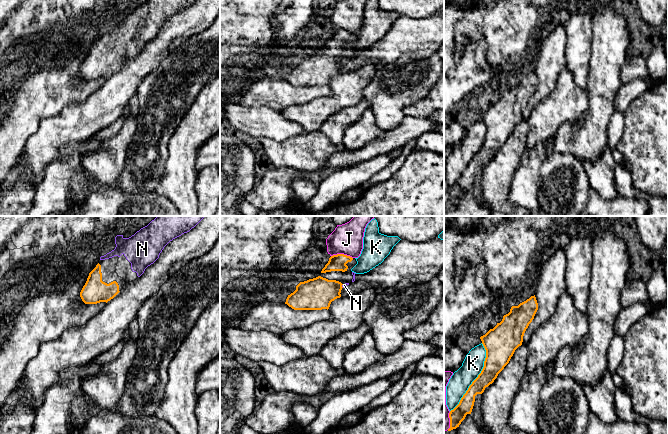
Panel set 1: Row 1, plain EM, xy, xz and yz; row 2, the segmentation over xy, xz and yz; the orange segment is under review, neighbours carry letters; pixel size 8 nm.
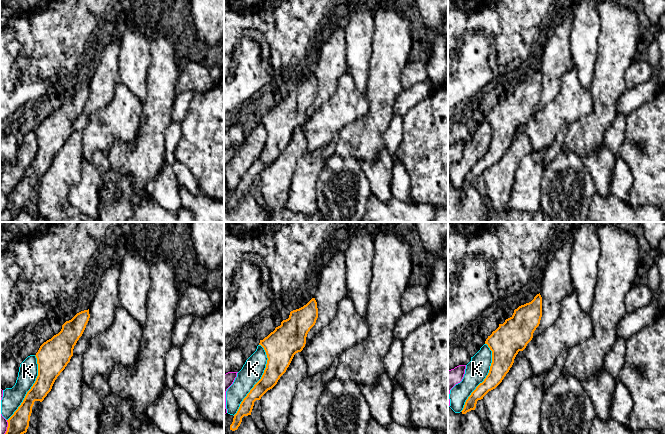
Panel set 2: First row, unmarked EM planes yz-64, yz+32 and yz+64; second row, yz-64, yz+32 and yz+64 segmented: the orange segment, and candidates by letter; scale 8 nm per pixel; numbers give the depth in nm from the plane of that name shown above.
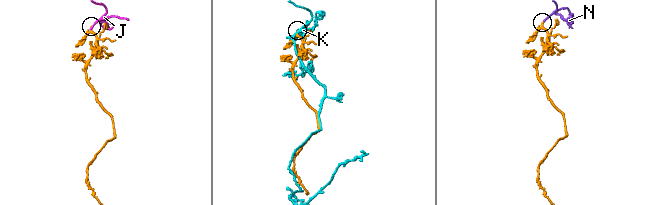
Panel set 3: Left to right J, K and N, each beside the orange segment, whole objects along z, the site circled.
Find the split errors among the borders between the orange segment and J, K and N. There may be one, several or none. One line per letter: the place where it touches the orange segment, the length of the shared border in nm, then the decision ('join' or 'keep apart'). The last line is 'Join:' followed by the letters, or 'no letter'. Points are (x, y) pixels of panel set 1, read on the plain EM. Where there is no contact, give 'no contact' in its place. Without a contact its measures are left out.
J: xz (342, 30) | 180 nm | keep apart
K: yz (477, 153) | 600 nm | keep apart
N: xz (341, 62) | 30 nm | join
Join: N

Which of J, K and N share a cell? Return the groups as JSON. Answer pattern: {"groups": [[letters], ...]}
{"groups": [["J"], ["K"], ["N"]]}

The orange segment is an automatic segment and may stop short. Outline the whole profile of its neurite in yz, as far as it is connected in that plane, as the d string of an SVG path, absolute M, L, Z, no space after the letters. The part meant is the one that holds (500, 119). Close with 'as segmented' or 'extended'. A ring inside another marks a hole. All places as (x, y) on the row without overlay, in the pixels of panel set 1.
M534 71L518 82L512 82L510 88L503 92L500 99L480 113L486 126L484 143L459 180L450 187L448 207L459 203L466 191L471 190L475 172L482 170L509 139L515 126L522 121L524 109L534 95L537 86L538 79Z; as segmented

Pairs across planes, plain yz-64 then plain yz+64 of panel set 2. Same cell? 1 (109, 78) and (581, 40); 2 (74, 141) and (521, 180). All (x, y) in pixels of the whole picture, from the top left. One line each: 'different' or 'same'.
1: different
2: different

